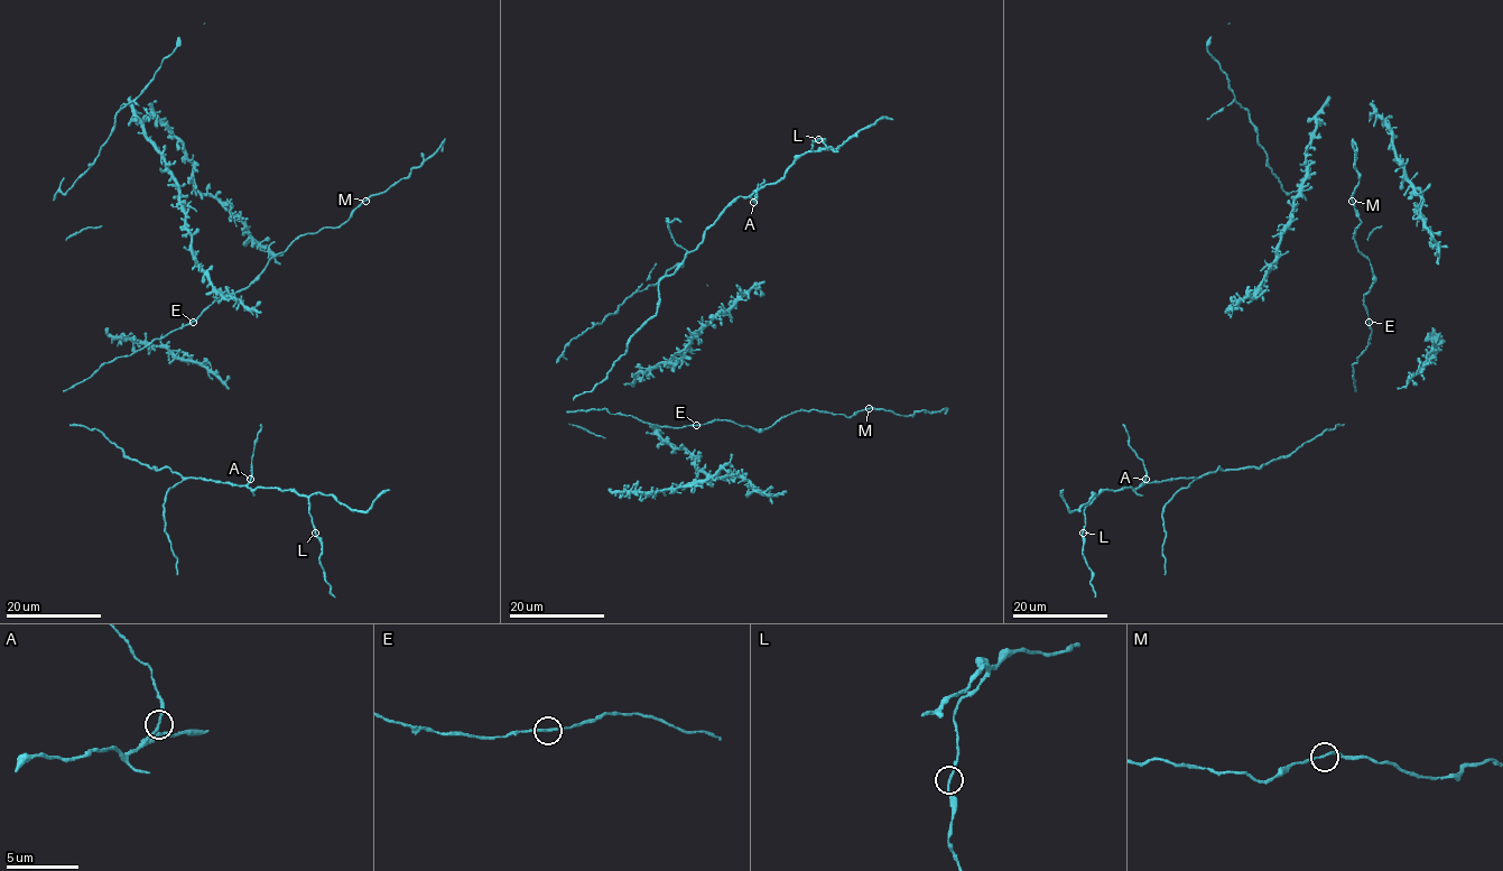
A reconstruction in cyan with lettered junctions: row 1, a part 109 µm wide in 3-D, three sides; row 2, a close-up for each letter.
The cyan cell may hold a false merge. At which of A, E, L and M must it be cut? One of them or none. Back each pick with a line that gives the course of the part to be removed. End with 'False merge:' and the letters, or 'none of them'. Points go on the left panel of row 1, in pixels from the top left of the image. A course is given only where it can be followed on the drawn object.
False merge: none of them

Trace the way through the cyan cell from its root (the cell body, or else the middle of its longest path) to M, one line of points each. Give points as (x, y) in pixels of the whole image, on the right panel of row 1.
M: (1369, 322), (1363, 296), (1373, 281), (1373, 274), (1354, 238), (1361, 221), (1352, 201)

